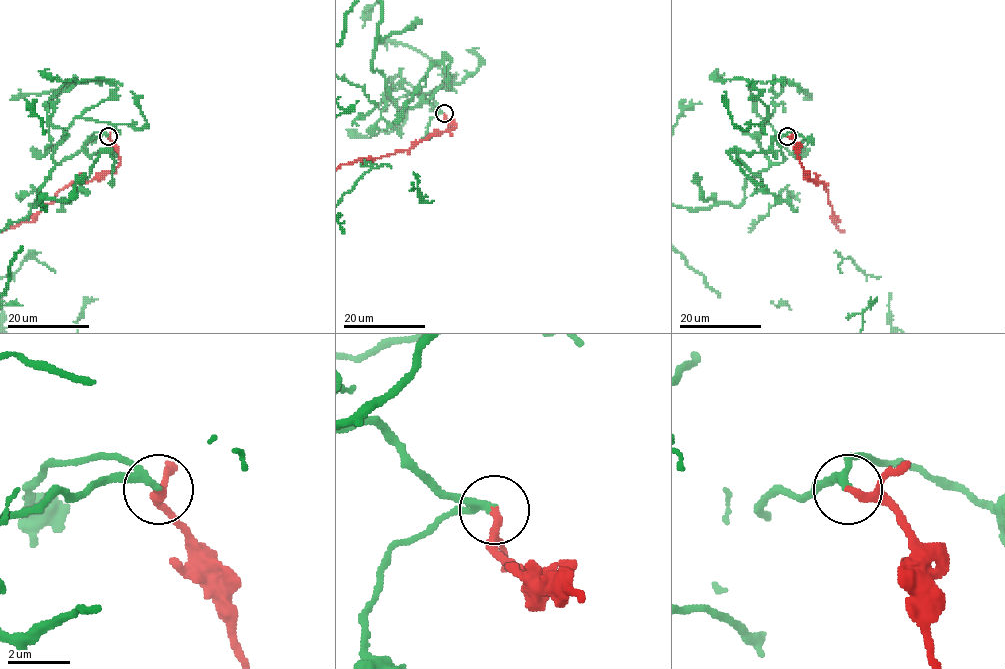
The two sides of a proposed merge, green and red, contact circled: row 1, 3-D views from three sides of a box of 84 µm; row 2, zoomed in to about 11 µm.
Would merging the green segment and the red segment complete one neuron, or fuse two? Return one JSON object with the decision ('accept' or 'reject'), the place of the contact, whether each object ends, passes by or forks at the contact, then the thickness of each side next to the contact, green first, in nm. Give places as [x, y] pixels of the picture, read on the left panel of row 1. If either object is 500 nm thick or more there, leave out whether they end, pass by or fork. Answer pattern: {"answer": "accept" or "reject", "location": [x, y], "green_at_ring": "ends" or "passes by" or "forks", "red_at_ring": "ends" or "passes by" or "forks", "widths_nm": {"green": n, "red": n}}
{"answer": "accept", "location": [108, 136], "green_at_ring": "passes by", "red_at_ring": "passes by", "widths_nm": {"green": 190, "red": 190}}

